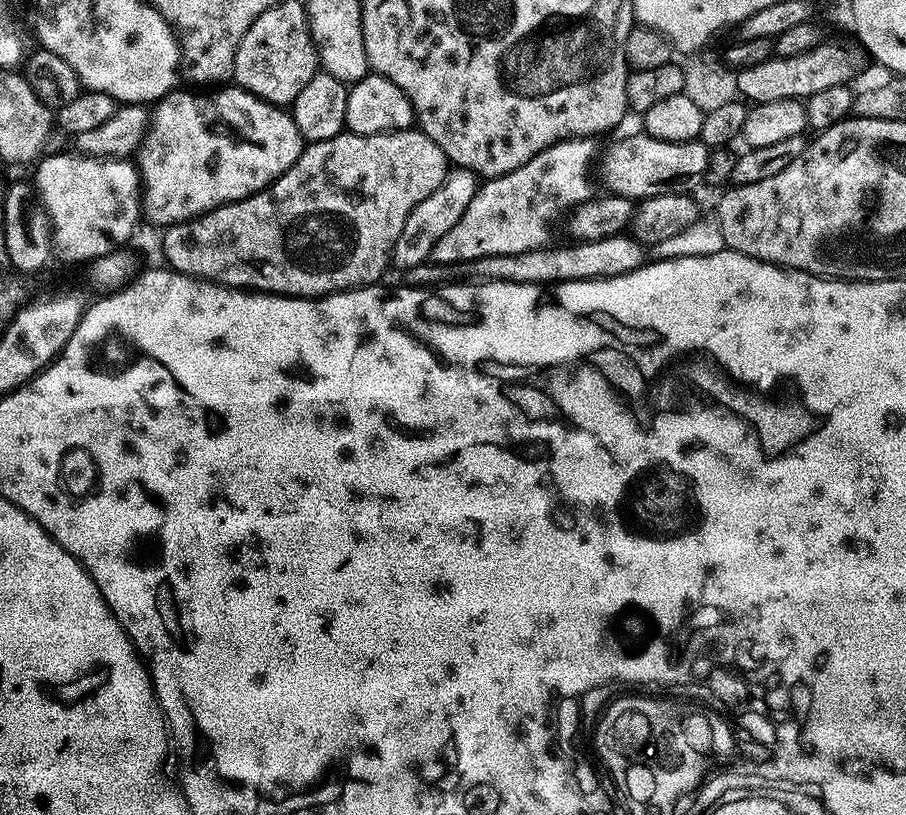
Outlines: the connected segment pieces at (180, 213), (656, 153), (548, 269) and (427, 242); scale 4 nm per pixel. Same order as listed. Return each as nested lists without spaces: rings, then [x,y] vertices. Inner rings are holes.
[[[239,86],[208,90],[205,96],[173,90],[155,107],[149,132],[138,149],[138,166],[142,179],[142,212],[159,226],[193,220],[219,204],[229,204],[255,192],[263,192],[303,154],[306,141],[298,130],[291,111],[267,104]]]
[[[650,135],[628,136],[612,150],[606,162],[608,180],[617,196],[627,196],[633,202],[643,202],[650,196],[662,194],[685,194],[693,191],[699,180],[703,181],[708,174],[710,149],[700,143],[699,139],[686,142],[662,142]]]
[[[621,234],[601,240],[583,240],[566,248],[539,248],[517,256],[491,256],[478,262],[485,280],[505,280],[523,284],[551,286],[567,280],[605,280],[638,270],[646,262],[645,245],[631,234]]]
[[[453,167],[446,174],[442,186],[438,186],[438,190],[430,194],[430,198],[422,198],[422,202],[414,206],[410,218],[406,218],[406,226],[402,226],[402,234],[398,234],[398,242],[392,251],[392,264],[400,267],[400,270],[407,270],[425,263],[431,257],[434,246],[438,246],[438,238],[447,234],[454,227],[454,222],[458,222],[458,218],[466,214],[477,187],[476,173],[465,168]]]

